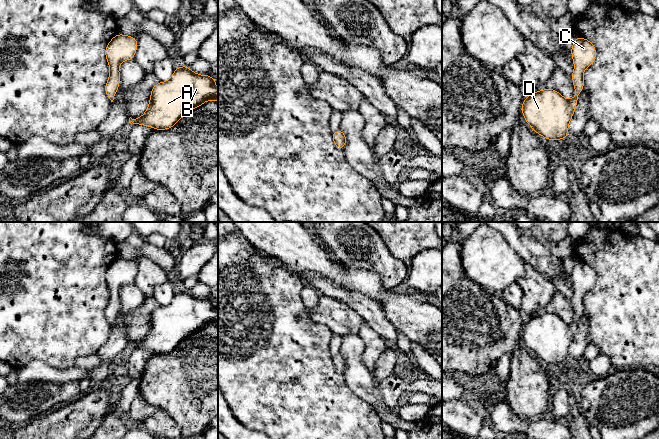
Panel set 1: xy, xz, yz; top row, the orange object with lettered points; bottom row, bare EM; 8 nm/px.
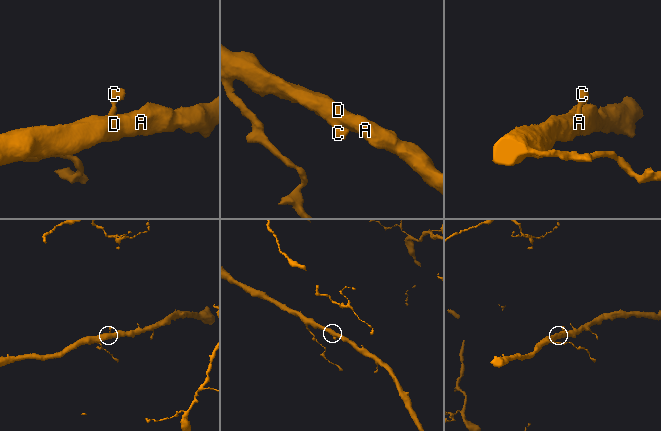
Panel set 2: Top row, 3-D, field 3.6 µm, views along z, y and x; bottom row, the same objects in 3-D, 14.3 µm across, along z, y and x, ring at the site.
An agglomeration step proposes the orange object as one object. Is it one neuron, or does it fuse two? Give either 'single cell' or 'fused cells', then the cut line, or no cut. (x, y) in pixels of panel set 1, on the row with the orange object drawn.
single cell; cut none

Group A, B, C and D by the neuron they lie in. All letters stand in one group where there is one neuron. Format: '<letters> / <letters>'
A B C D

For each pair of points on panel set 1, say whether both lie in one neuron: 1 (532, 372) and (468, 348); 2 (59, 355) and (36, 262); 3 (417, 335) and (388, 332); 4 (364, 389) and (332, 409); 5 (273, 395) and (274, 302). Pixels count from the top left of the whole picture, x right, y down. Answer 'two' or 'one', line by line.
1: one
2: one
3: two
4: two
5: one

